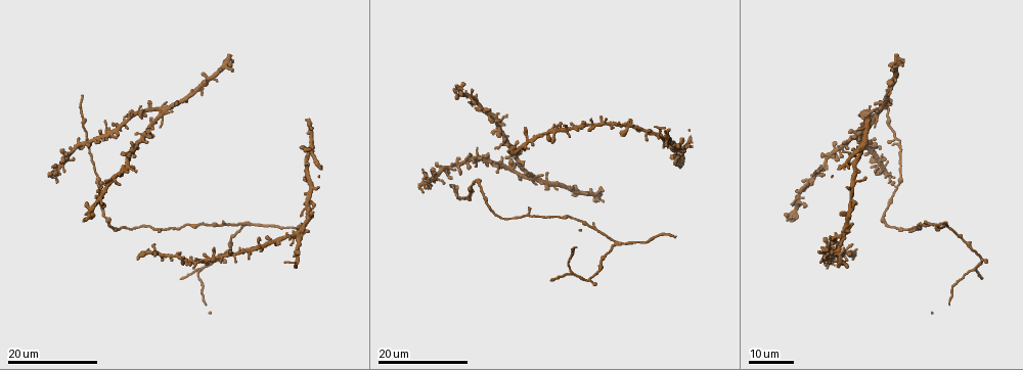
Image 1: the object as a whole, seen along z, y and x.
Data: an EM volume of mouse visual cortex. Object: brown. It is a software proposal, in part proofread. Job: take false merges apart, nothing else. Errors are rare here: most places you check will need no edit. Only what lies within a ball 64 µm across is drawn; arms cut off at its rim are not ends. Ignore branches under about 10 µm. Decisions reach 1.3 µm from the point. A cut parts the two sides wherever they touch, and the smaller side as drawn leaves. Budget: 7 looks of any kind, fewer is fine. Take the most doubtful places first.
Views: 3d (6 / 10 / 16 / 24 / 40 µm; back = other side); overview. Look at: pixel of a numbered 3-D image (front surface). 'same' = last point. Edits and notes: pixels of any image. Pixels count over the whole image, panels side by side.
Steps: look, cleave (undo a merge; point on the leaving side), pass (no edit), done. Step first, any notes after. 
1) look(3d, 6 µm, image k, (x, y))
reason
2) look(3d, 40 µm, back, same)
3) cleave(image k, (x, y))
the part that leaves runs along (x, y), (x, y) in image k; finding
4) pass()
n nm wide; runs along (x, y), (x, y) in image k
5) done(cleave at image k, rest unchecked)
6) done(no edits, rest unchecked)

look(3d, 24 µm, image 1, (247, 222))
three arms meet

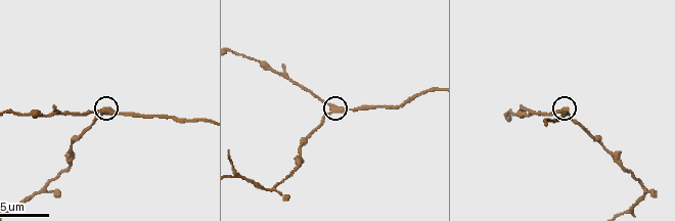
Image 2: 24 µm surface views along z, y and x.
look(3d, 6 µm, image 2, (333, 111))

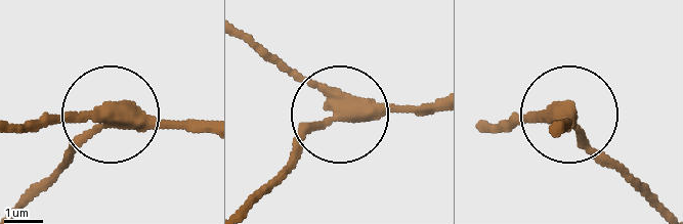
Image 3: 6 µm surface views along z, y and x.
pass()
runs along (484, 129), (566, 109), (566, 119) in image 3; continuous, no second neuron

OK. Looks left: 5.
look(3d, 24 µm, image 1, (878, 114))
thin arm on a thick one

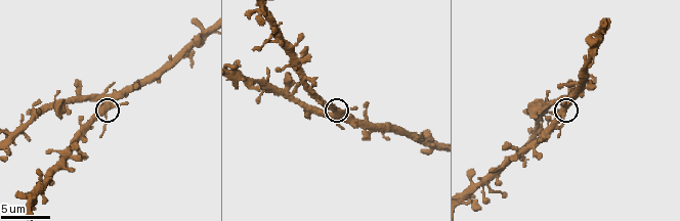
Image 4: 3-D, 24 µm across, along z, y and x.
look(3d, 6 µm, image 4, (339, 108))

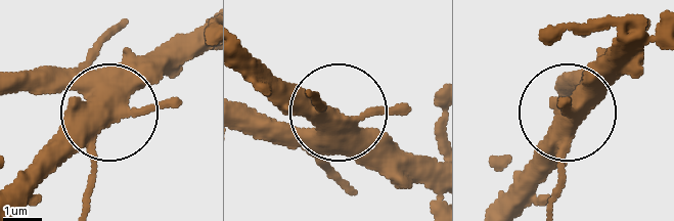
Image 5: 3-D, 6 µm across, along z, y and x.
pass()
runs along (242, 104), (311, 131), (350, 121), (405, 176) in image 5; continuous, no second neuron

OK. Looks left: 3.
look(3d, 16 µm, image 2, (48, 115))

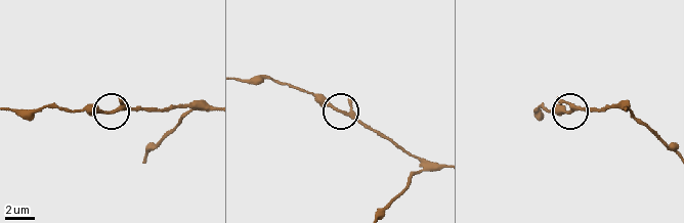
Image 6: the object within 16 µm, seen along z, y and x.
pass()
260 nm wide; continuous, no second neuron

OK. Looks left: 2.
done(no edits, rest unchecked)

